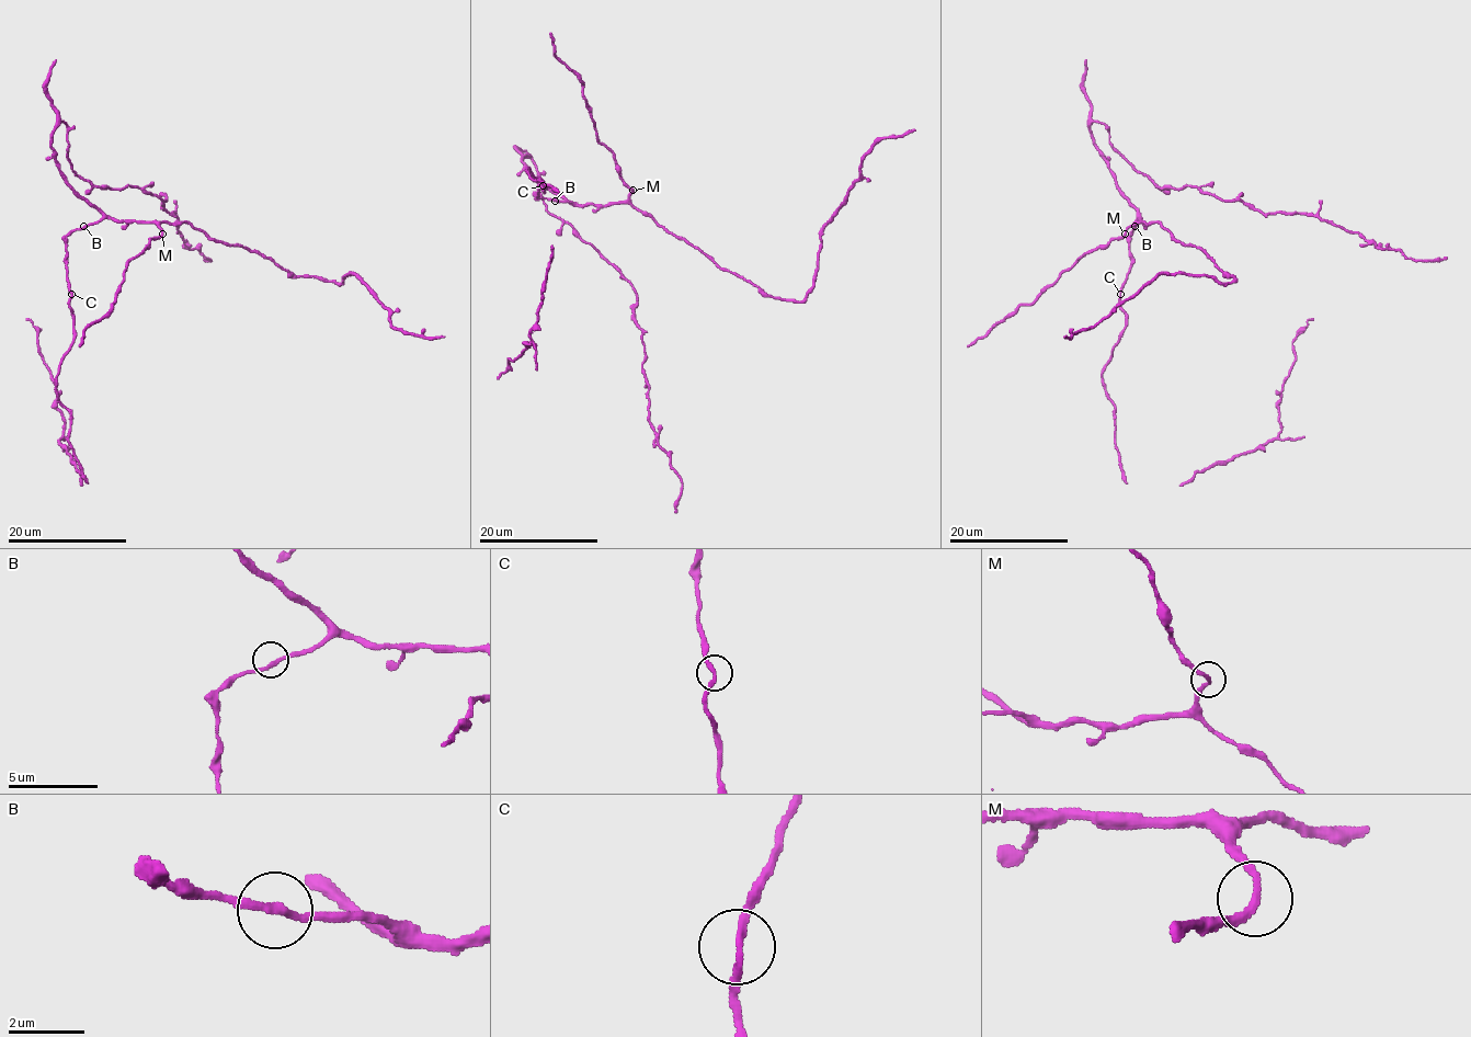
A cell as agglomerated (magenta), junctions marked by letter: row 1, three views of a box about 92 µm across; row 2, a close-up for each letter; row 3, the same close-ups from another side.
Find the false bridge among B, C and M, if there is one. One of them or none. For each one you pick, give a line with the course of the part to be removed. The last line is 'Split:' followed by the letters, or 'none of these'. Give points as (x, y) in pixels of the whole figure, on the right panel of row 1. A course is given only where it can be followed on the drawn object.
Split: none of these

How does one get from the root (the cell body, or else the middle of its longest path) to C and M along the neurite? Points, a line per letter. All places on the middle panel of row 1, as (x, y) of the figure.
C: (556, 198), (540, 198), (536, 194), (536, 197), (543, 185)
M: (556, 198), (576, 205), (607, 206), (623, 203), (633, 190)

